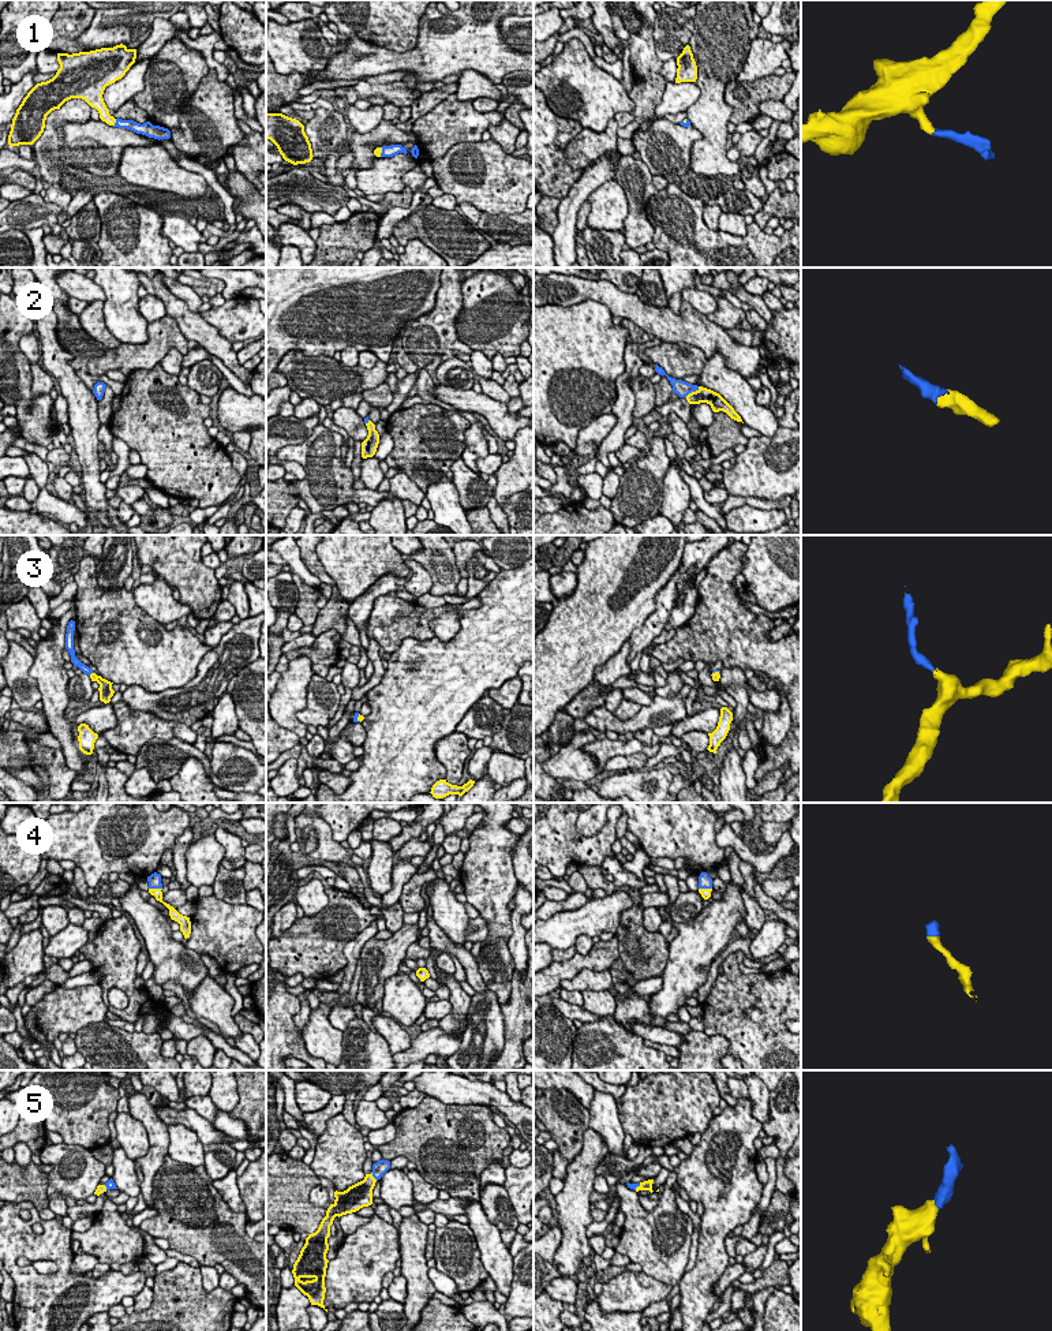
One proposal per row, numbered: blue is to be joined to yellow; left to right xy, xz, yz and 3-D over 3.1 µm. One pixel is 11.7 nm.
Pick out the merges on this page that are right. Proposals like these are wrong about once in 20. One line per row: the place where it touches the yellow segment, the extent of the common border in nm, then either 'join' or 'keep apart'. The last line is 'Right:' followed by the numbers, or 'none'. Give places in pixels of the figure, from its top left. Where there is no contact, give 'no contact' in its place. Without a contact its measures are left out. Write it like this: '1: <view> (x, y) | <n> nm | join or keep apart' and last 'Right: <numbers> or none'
1: xy (115, 122) | 100 nm | join
2: yz (692, 392) | 220 nm | join
3: xz (358, 718) | 100 nm | join
4: xy (156, 889) | 160 nm | join
5: xz (373, 1177) | 120 nm | join
Right: 1, 2, 3, 4, 5

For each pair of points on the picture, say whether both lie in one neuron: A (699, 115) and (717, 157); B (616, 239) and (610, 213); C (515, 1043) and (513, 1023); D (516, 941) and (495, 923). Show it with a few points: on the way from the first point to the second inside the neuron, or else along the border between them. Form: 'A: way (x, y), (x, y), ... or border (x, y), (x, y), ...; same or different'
A: way (710, 126), (714, 130), (714, 146); same
B: border (587, 224), (592, 228), (620, 231); different
C: way (515, 1038), (515, 1028); same
D: border (512, 909), (512, 934), (506, 942); different

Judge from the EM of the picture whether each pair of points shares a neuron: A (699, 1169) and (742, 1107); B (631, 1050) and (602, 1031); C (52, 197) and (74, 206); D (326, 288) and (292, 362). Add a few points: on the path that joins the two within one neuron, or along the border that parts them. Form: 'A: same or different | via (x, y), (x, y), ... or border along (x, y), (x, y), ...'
A: same | via (704, 1152), (730, 1124)
B: same | via (624, 1050), (609, 1038)
C: different | border along (74, 194), (67, 208), (67, 216)
D: different | border along (329, 356), (304, 355), (291, 348), (280, 361)

